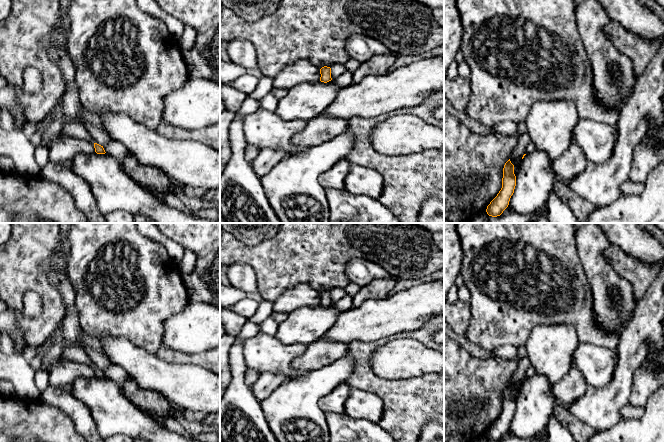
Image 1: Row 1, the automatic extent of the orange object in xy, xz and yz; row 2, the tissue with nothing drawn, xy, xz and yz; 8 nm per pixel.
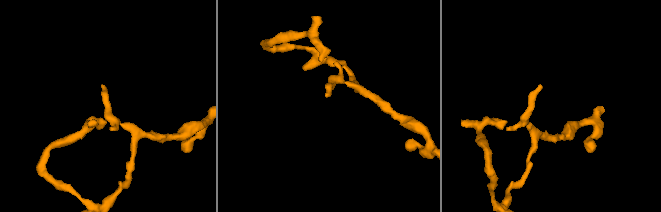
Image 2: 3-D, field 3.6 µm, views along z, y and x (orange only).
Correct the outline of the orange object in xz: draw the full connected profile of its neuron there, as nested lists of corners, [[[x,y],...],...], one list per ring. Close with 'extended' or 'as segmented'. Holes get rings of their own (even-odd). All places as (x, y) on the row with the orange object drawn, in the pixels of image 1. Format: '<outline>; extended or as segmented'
[[[327,66],[322,67],[320,69],[320,74],[321,74],[321,77],[320,77],[321,82],[327,83],[332,80],[330,67],[327,67]]]; as segmented

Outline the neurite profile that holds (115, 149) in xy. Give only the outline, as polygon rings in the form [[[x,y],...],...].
[[[111,141],[107,145],[103,146],[105,152],[113,157],[115,157],[124,171],[124,167],[122,165],[124,159],[129,155],[127,148],[119,142]]]

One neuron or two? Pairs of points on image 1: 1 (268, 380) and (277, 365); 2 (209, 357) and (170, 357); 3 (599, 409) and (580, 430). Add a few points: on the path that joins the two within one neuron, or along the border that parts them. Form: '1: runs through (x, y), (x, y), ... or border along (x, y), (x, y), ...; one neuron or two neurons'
1: border along (260, 372), (278, 372), (283, 380); two neurons
2: runs through (199, 358), (180, 358); one neuron
3: border along (567, 409), (596, 430); two neurons

